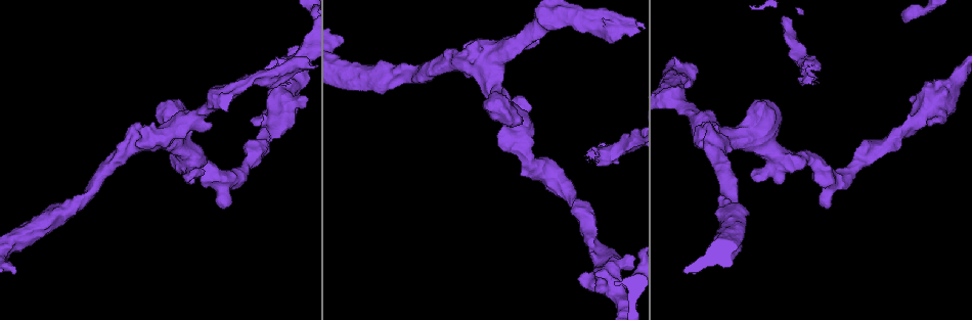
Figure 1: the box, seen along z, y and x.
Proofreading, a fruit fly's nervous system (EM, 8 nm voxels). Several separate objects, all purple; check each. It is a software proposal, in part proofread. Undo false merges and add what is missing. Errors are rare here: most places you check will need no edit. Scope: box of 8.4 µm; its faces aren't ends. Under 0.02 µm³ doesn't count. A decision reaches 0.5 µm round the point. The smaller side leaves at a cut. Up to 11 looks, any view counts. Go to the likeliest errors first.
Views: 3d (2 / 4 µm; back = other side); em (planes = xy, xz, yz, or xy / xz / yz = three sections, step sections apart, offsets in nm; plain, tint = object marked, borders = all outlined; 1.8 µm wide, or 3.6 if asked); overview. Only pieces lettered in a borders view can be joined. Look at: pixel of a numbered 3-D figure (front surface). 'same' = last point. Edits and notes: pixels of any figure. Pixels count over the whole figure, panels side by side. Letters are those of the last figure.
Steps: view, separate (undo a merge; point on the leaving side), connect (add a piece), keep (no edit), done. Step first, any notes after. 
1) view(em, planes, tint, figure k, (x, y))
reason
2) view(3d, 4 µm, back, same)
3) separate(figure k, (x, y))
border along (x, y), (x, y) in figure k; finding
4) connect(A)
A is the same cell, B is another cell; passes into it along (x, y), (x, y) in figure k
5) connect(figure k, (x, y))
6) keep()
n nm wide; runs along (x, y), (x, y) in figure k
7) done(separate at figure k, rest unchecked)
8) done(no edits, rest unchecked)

view(em, planes, borders, figure 1, (696, 126))
an open end

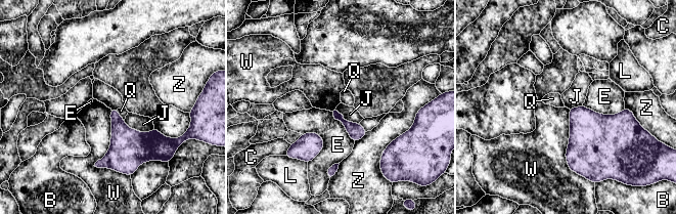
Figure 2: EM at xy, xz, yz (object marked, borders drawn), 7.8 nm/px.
keep()
B, C, E, J, L, Q, W and Z are other cells; border along (124, 120), (142, 132), (153, 128) in figure 2; none of them fits

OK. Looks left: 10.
view(3d, 2 µm, figure 1, (341, 38))
end of a long branch

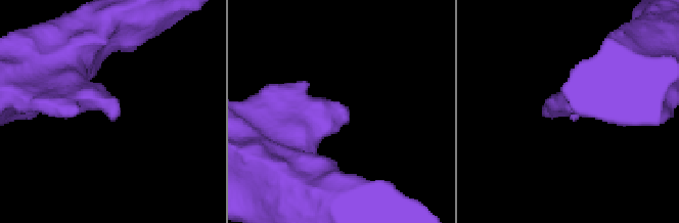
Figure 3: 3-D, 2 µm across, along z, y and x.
view(em, planes, tint, figure 3, (572, 119))
shape alone is not enough

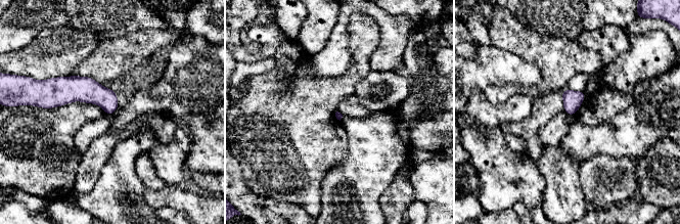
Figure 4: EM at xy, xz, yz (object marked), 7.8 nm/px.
view(em, planes, borders, same)

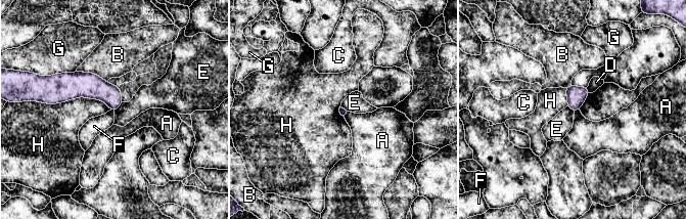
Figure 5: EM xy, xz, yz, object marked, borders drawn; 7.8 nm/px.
keep()
A, B, C, D, E, F, G and H are other cells; border along (123, 102), (113, 112) in figure 5; none of them fits

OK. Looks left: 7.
view(em, xz, step 8, borders, figure 1, (255, 124))
free end

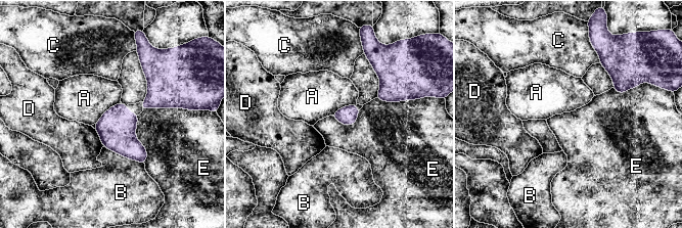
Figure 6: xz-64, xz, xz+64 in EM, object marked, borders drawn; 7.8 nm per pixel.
keep()
A, B, C, D and E are other cells; border along (138, 115), (145, 164) in figure 6; none of them fits

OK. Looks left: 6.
view(3d, 4 µm, figure 1, (758, 139))
abrupt turn

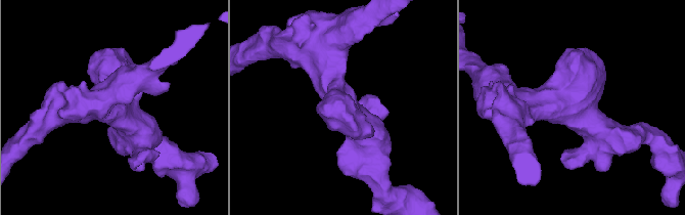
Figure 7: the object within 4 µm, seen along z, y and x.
view(em, planes, tint, figure 7, (117, 105))
shape alone is not enough

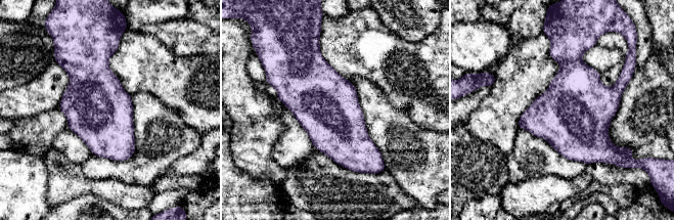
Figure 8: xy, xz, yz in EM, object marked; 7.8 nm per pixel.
view(em, planes, borders, same)
what lies round it

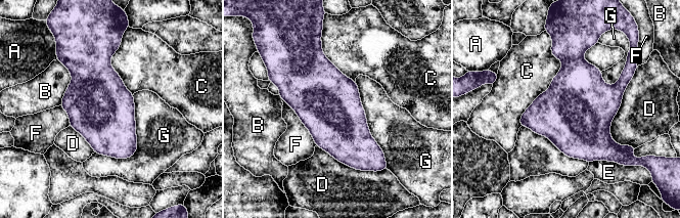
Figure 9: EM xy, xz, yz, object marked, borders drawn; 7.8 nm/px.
keep()
A, B, C, D, E, F and G are other cells; border along (551, 38), (561, 68), (519, 126) in figure 9; one cell here

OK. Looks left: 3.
done(no edits, rest unchecked)

